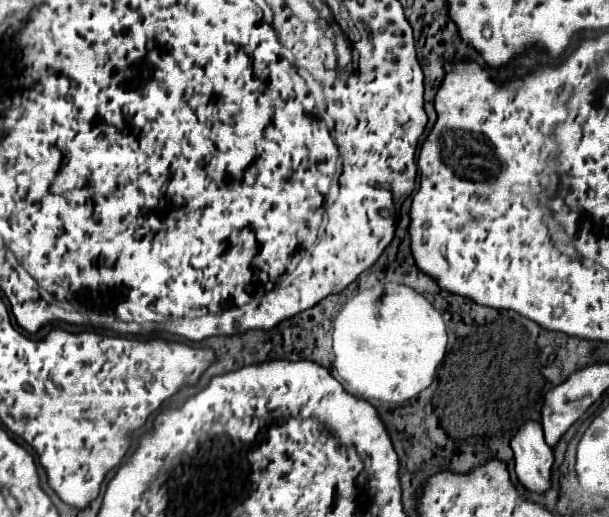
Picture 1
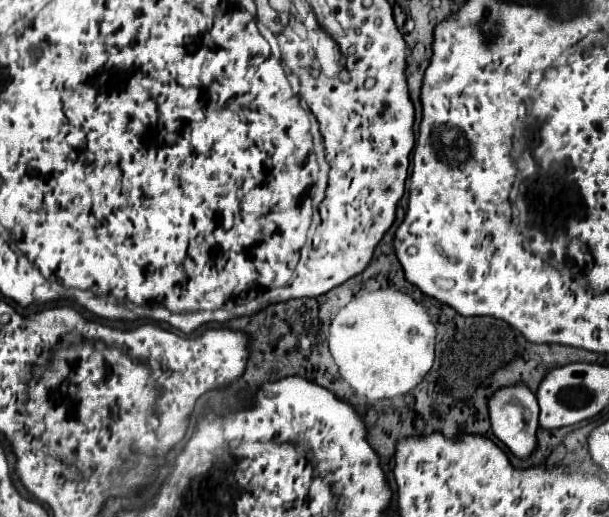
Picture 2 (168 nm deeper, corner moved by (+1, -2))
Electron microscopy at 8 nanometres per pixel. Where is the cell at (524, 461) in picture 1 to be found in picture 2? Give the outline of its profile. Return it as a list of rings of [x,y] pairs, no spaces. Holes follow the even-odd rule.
[[[516,385],[516,387],[504,387],[498,389],[494,393],[494,397],[490,397],[490,421],[492,421],[492,431],[494,435],[518,457],[518,459],[526,459],[534,453],[538,439],[536,439],[536,431],[538,431],[538,401],[536,395],[528,391],[528,387],[524,385]]]

